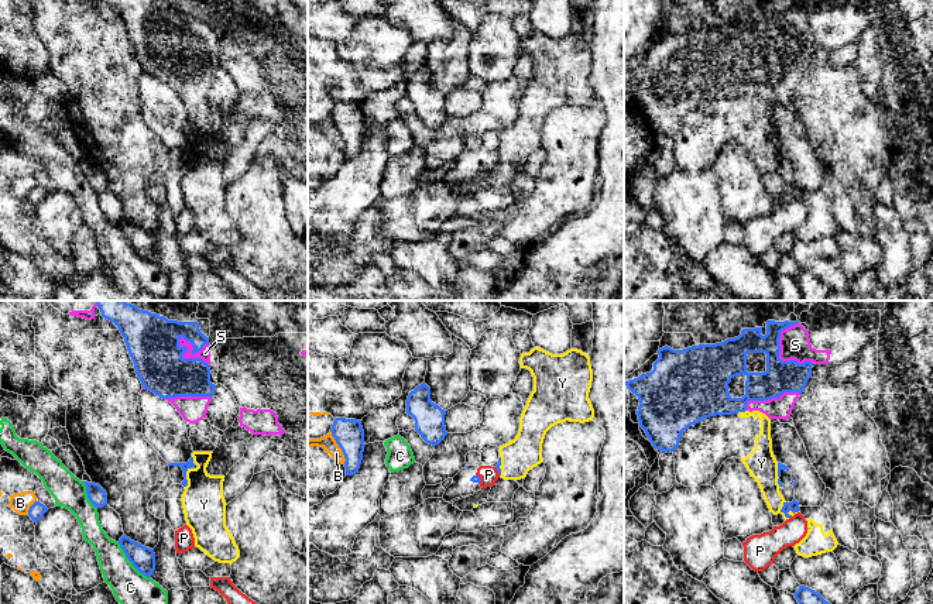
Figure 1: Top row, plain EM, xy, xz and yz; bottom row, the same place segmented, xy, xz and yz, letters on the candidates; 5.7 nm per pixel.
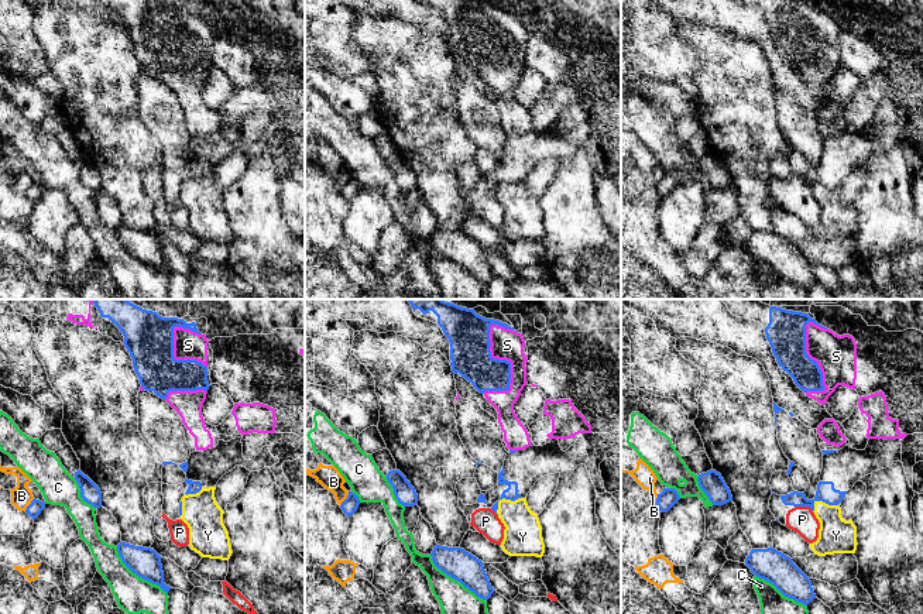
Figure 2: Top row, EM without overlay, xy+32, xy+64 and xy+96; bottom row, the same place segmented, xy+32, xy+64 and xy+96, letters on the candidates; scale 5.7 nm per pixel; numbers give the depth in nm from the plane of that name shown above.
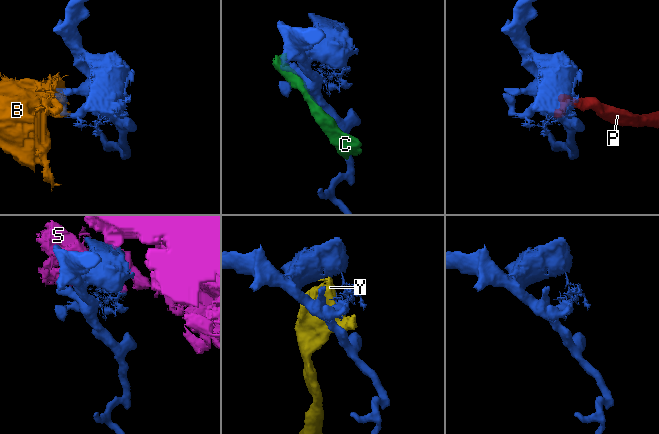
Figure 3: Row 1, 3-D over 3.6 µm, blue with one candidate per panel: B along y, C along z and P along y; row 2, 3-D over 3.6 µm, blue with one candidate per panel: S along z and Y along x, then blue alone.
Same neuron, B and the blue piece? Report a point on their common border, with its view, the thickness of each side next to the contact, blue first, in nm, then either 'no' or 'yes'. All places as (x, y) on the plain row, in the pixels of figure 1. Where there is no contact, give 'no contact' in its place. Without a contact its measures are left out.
contact xz (339, 130); calibres 170 and 90 nm; no

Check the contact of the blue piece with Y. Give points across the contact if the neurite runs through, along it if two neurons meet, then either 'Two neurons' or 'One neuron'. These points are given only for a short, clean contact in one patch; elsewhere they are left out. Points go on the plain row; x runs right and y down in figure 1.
Two neurons

